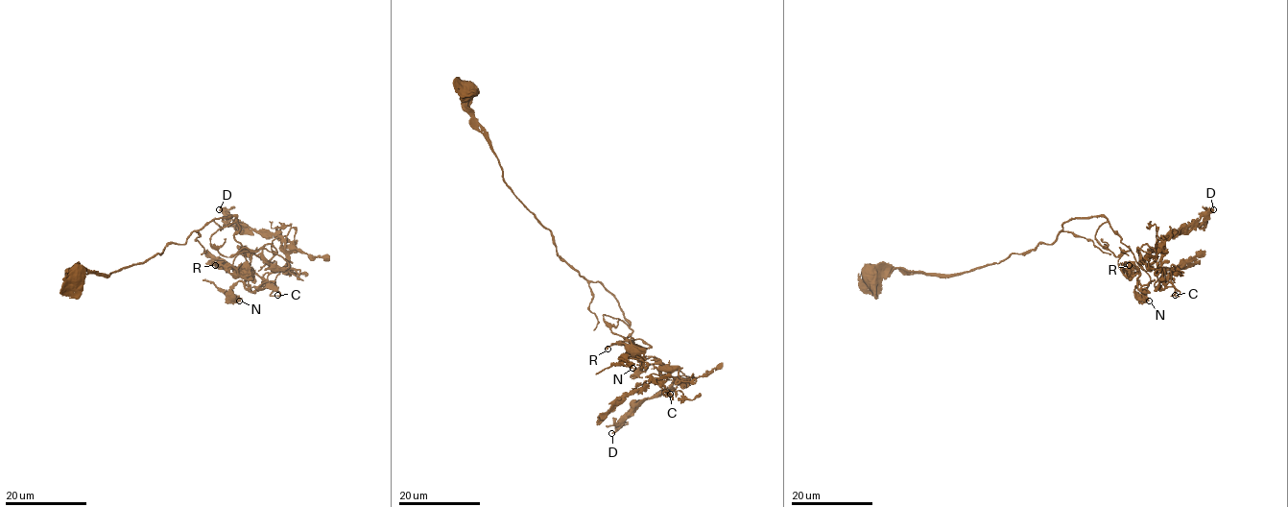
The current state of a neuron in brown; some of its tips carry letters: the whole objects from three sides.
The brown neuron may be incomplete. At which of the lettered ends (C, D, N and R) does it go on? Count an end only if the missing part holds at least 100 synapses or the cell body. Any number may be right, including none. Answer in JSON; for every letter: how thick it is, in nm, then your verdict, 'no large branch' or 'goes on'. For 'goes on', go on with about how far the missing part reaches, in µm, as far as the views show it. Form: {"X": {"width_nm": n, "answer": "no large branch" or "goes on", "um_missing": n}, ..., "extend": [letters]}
{"C": {"width_nm": 170, "answer": "no large branch"}, "D": {"width_nm": 340, "answer": "no large branch"}, "N": {"width_nm": 480, "answer": "no large branch"}, "R": {"width_nm": 240, "answer": "no large branch"}, "extend": []}

